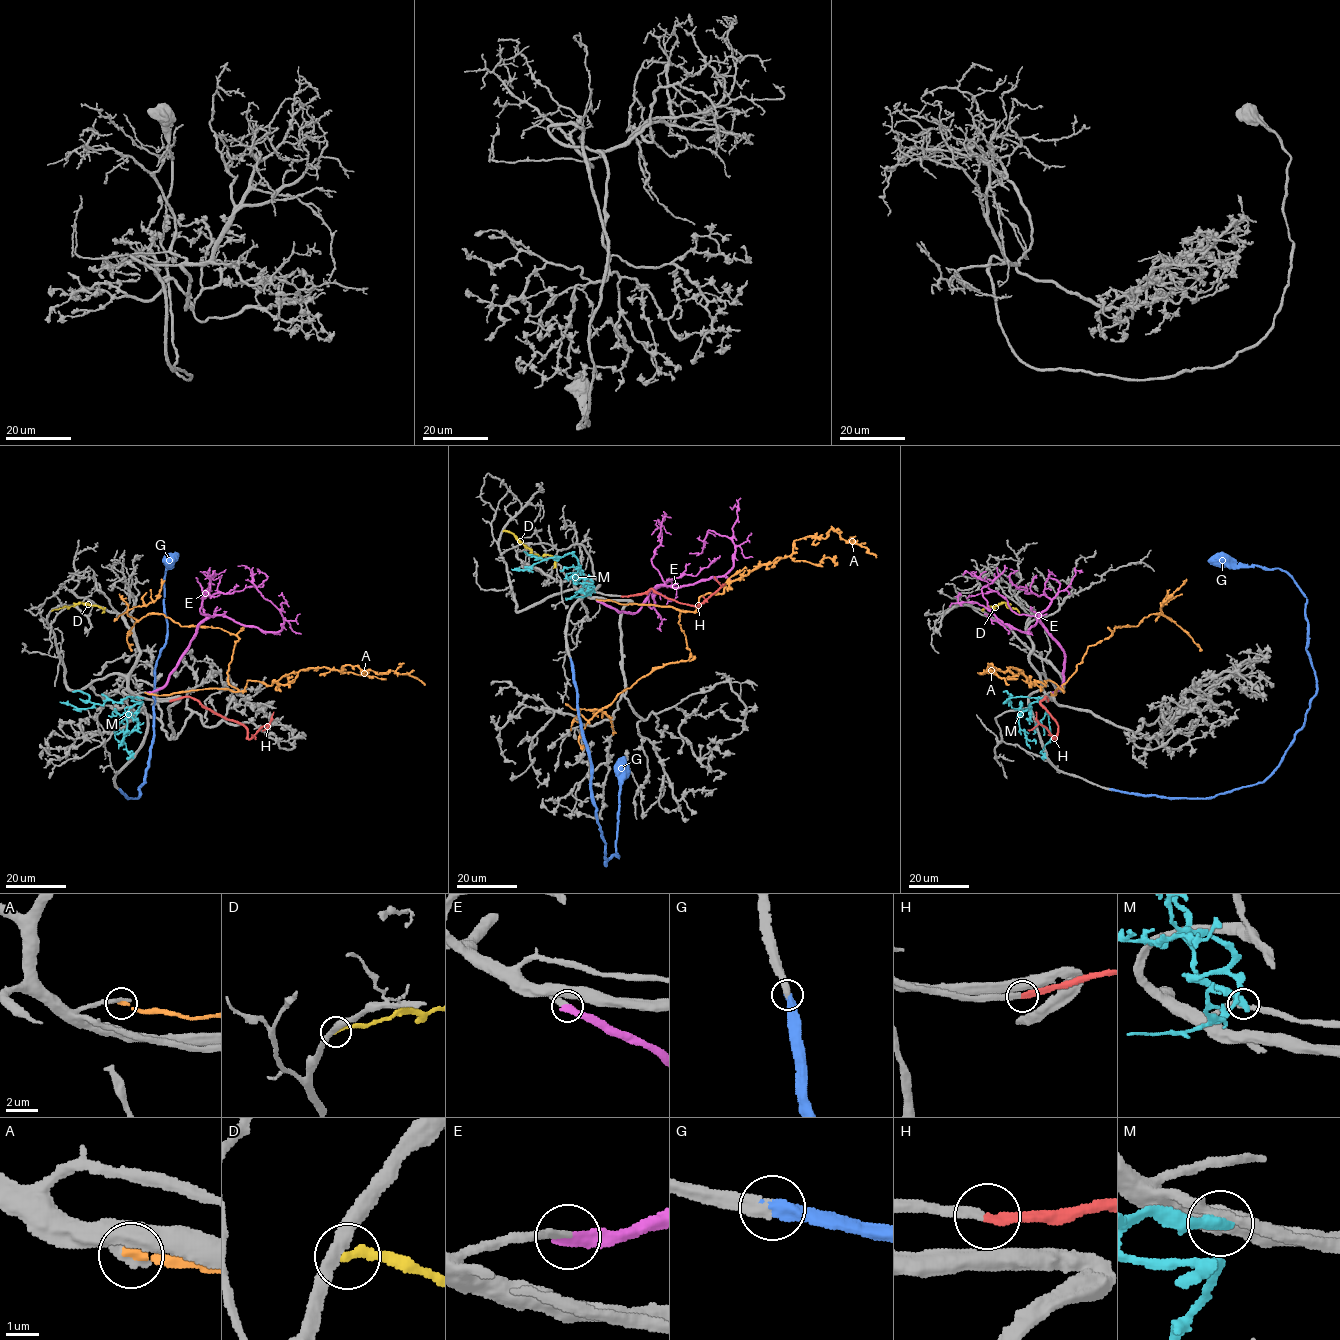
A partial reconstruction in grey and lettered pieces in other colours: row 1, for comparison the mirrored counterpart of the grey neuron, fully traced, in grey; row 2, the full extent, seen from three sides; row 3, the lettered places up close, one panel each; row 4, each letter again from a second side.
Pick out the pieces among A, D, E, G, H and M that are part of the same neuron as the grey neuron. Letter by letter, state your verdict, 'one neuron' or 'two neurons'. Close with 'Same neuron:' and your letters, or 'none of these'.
A: two neurons
D: two neurons
E: one neuron
G: one neuron
H: one neuron
M: two neurons
Same neuron: E, G, H

